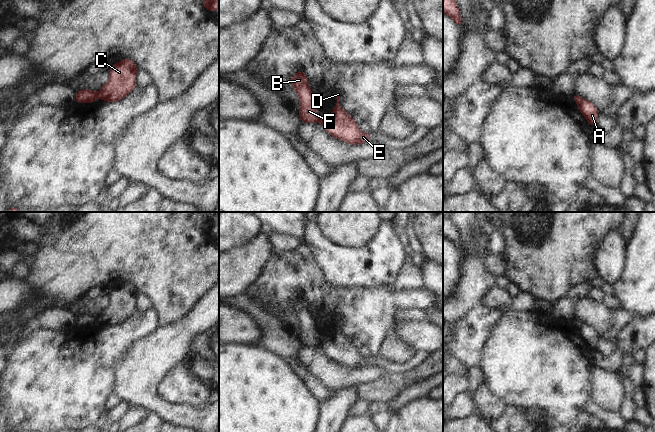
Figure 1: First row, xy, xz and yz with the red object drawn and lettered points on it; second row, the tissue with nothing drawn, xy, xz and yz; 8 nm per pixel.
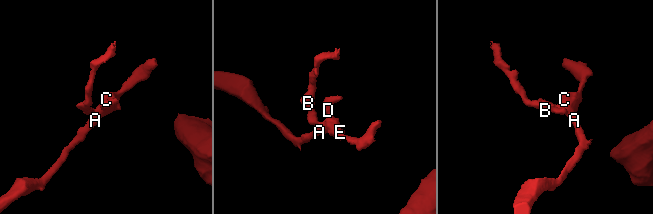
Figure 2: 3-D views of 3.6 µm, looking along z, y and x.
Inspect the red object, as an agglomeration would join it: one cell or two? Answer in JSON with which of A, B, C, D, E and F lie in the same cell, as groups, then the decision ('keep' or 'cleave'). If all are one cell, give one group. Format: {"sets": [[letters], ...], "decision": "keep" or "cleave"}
{"sets": [["A", "C", "D", "E"], ["B", "F"]], "decision": "cleave"}

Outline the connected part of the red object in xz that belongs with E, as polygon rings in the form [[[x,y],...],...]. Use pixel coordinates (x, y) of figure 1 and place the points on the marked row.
[[[338,90],[334,93],[337,98],[334,111],[329,116],[320,118],[324,129],[331,136],[351,145],[370,141],[371,133],[361,133],[358,124],[339,106],[341,93]]]

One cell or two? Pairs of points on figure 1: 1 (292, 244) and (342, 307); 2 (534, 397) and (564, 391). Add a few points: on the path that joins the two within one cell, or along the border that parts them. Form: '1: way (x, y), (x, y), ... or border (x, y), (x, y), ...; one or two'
1: border (300, 244), (291, 251), (272, 254); two
2: way (541, 393), (557, 392); one

